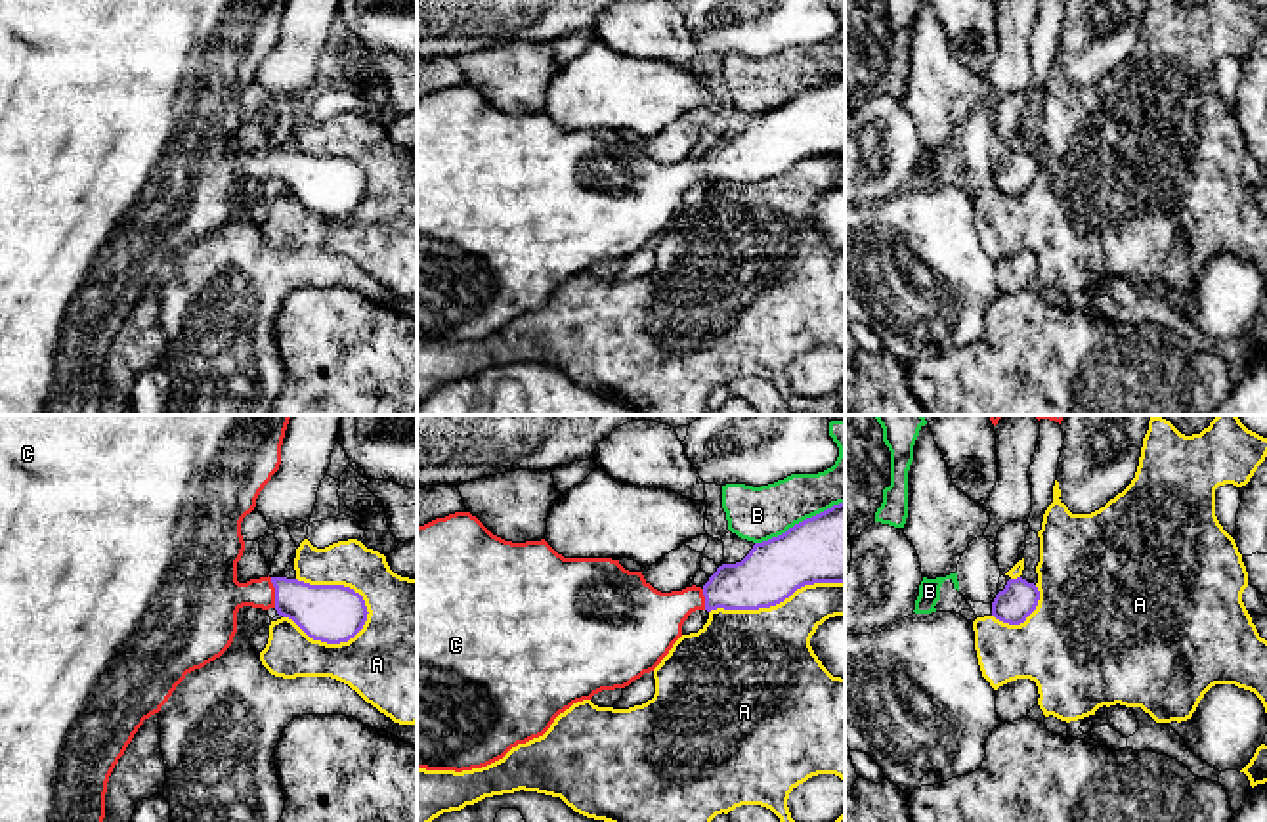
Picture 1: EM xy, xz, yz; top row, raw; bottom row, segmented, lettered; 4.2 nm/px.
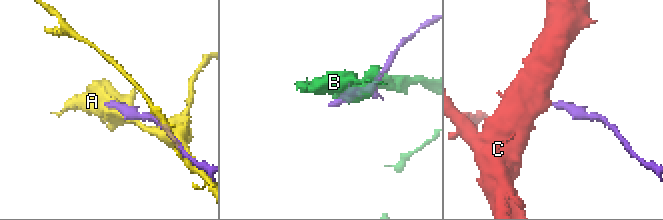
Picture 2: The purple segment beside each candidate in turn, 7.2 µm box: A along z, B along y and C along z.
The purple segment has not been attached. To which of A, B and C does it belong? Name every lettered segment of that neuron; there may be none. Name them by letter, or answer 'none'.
C

